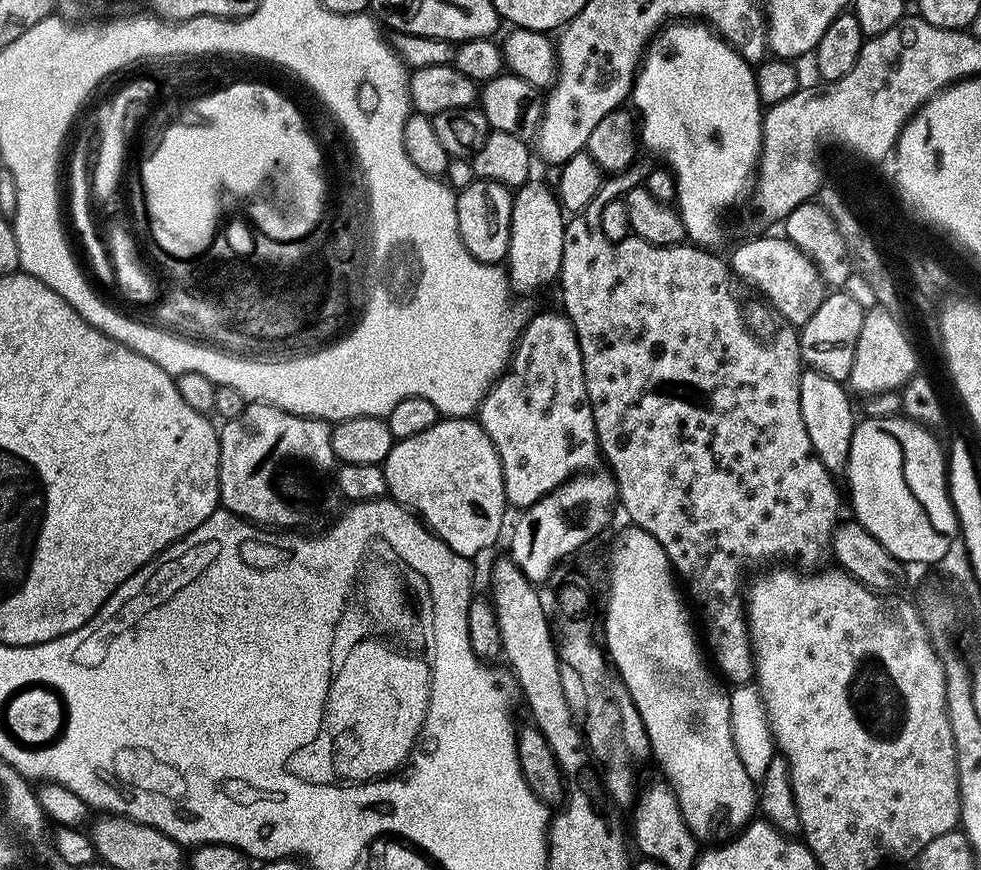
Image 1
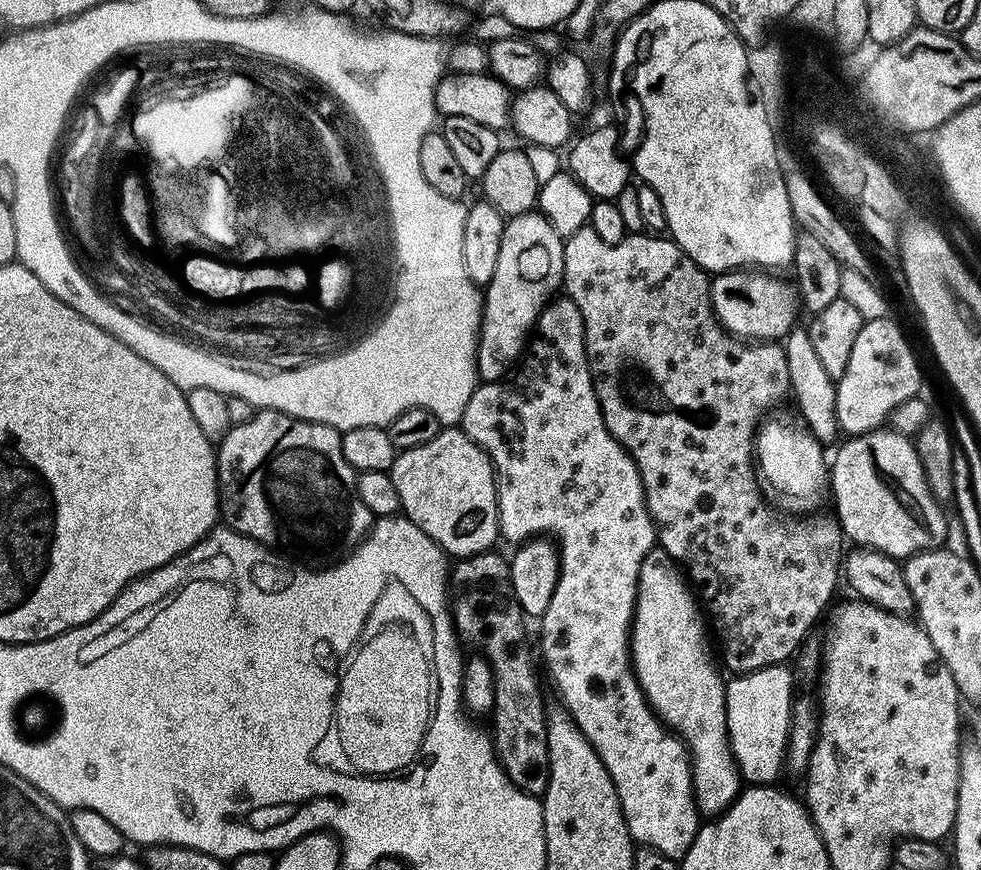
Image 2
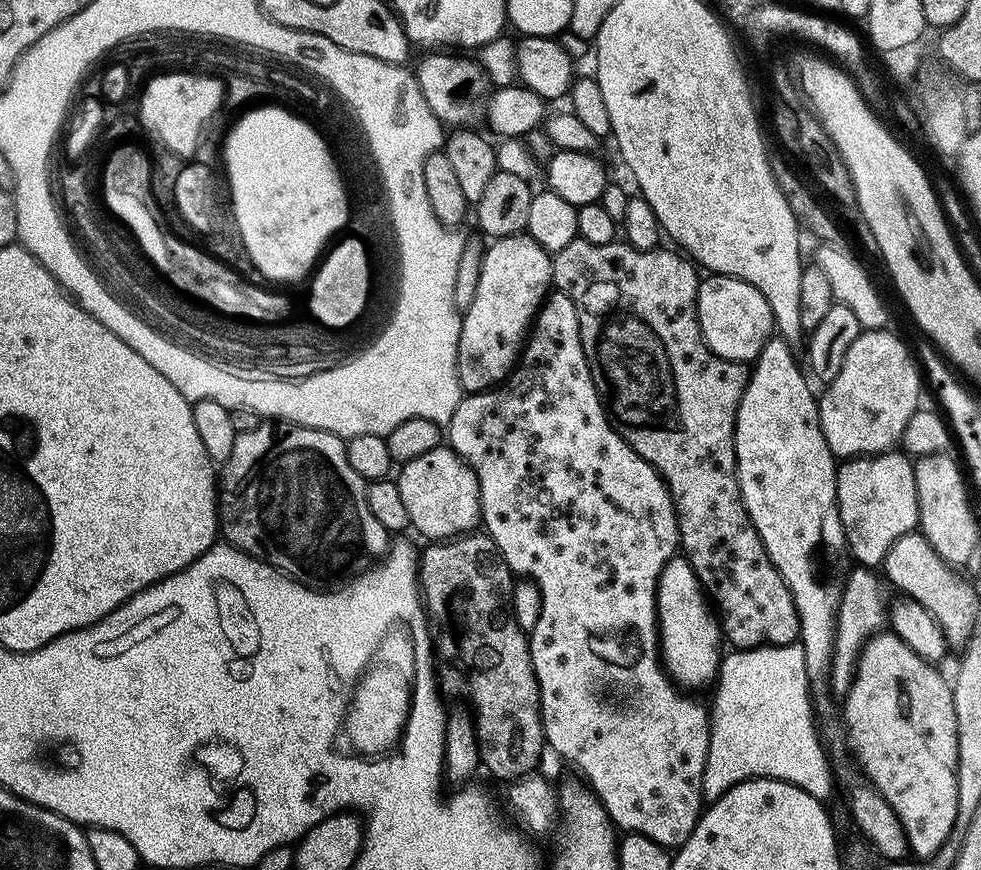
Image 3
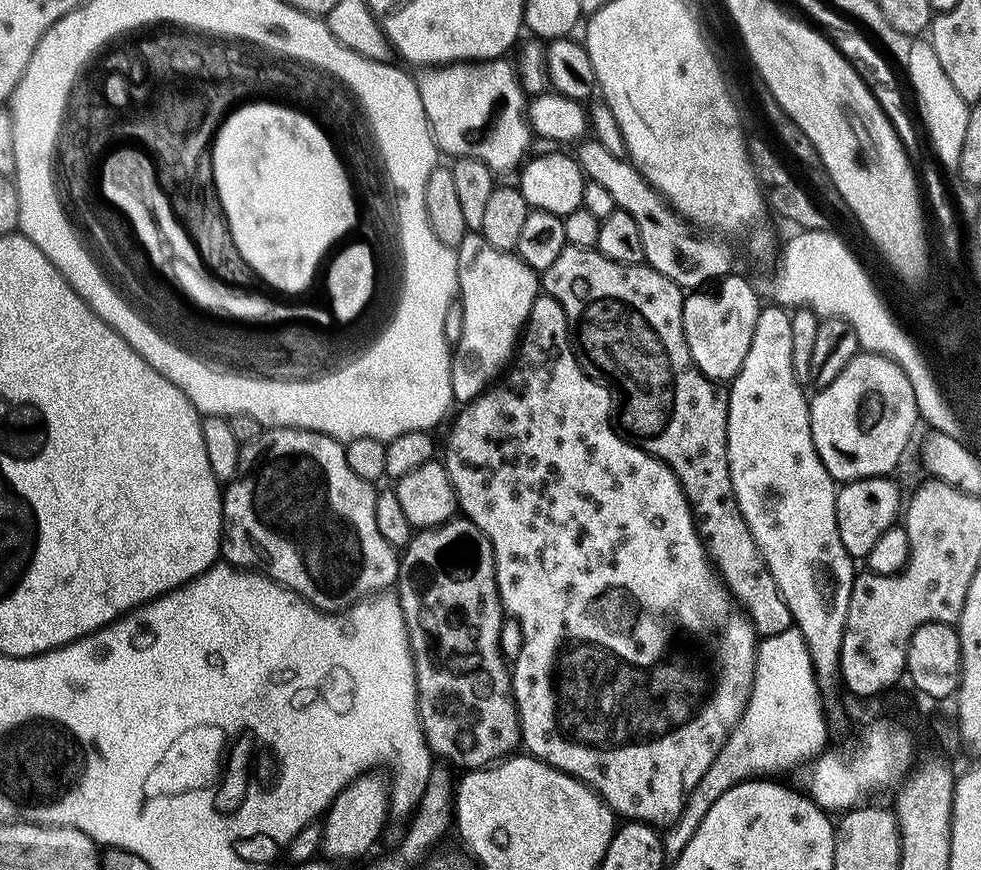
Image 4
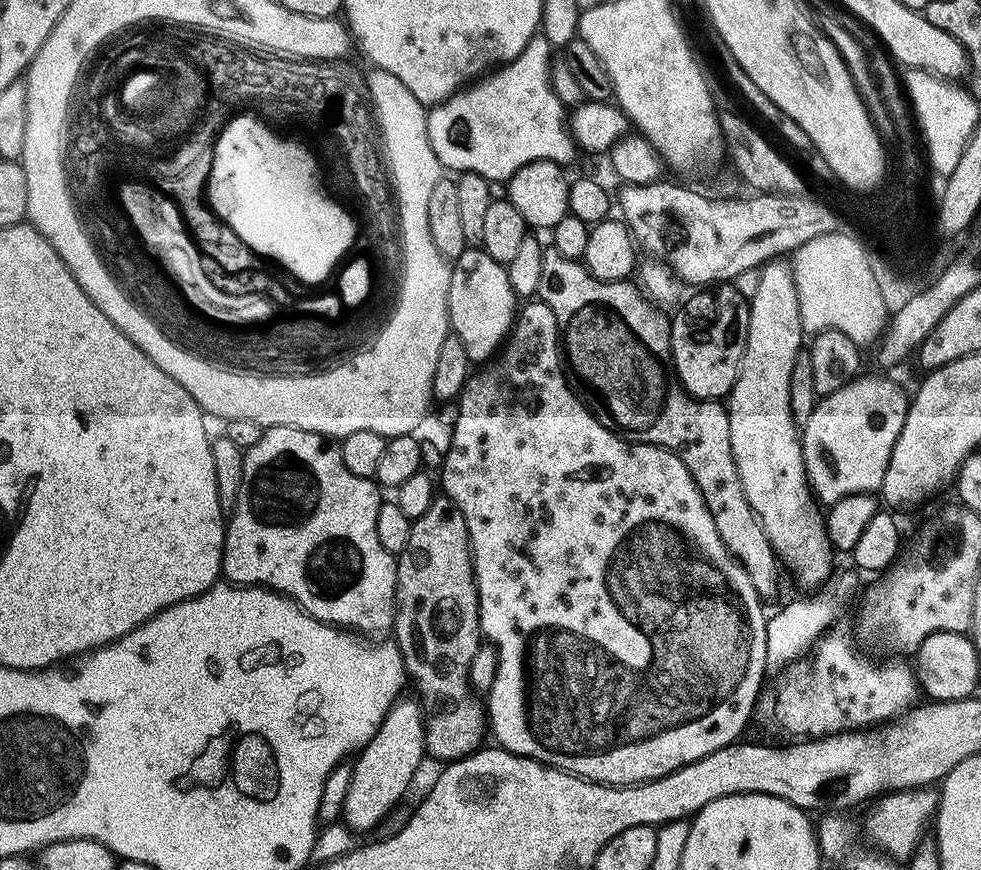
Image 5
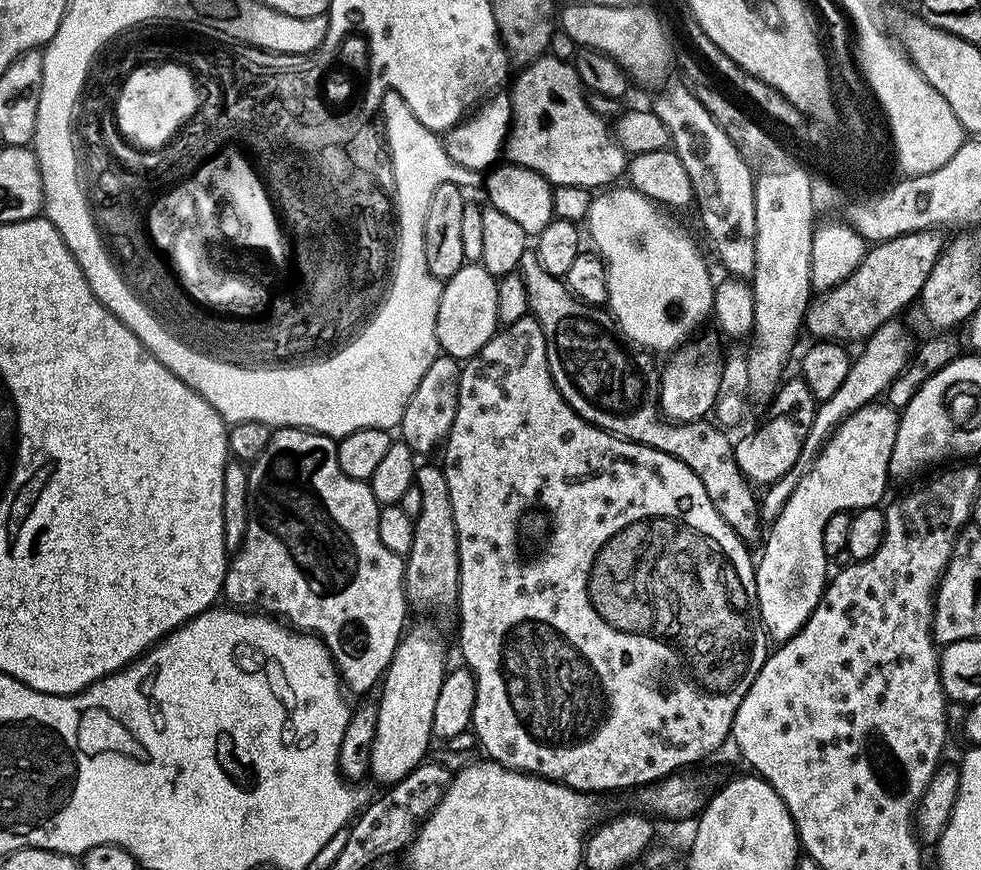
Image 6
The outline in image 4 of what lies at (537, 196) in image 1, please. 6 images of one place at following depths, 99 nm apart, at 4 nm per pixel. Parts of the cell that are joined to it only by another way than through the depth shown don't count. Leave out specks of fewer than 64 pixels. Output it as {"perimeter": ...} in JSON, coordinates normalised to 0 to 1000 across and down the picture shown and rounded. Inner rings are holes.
{"perimeter":[[[481,264],[471,274],[465,290],[465,329],[467,344],[471,347],[471,389],[464,397],[461,409],[461,453],[466,461],[476,462],[494,449],[519,422],[528,400],[528,387],[538,371],[540,352],[544,352],[552,326],[548,314],[531,299],[525,289],[508,287],[499,283],[488,266]]]}

